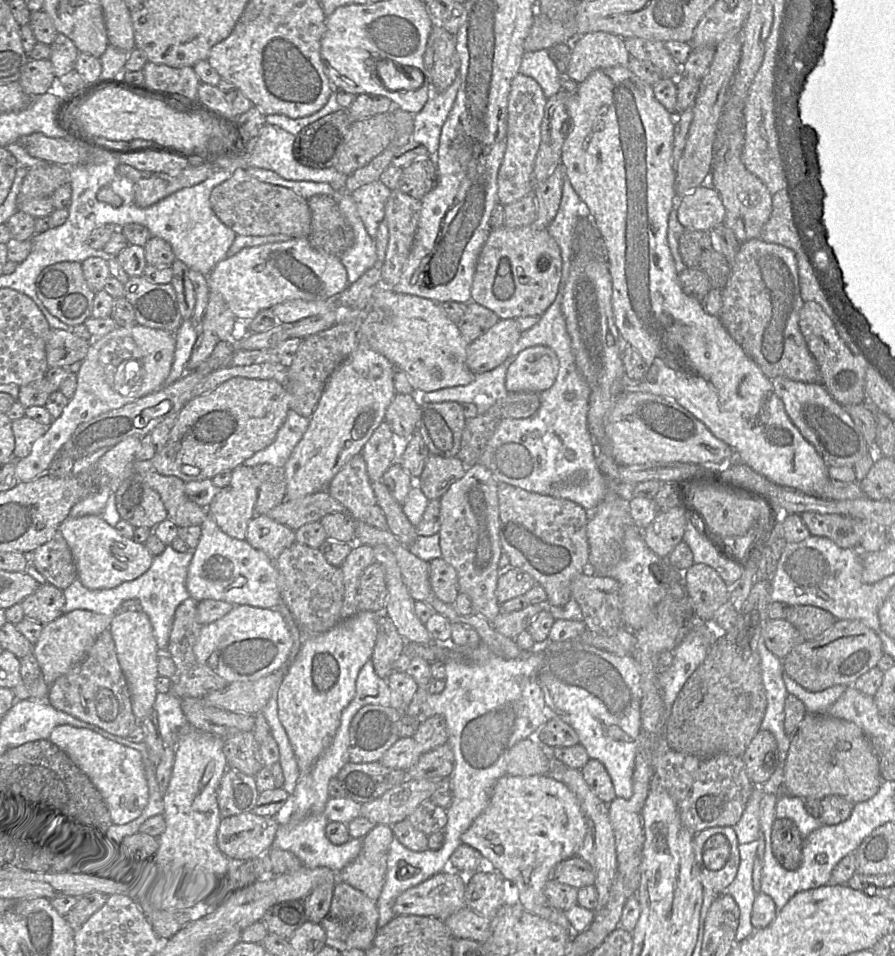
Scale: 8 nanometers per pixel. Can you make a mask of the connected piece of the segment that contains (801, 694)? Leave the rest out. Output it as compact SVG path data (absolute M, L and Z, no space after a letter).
M783 672L783 682L789 694L800 699L809 713L825 713L846 690L846 685L834 685L822 691L811 692L804 689Z

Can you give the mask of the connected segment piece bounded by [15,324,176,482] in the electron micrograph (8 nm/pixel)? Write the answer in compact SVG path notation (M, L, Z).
M138 324L117 326L110 333L93 338L76 374L77 386L72 399L60 417L54 419L45 434L34 443L29 456L15 461L18 482L29 482L46 473L80 424L160 389L170 373L175 346L175 334Z

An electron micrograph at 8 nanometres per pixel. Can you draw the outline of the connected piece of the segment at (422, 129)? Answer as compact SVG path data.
M459 71L457 77L452 84L443 92L436 92L429 81L429 98L424 107L414 115L414 129L412 133L412 141L425 146L430 157L436 157L439 148L440 134L443 124L454 104L458 88L460 86Z

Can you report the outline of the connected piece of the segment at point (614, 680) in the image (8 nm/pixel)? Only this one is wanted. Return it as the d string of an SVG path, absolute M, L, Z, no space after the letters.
M578 638L537 643L523 656L515 659L497 656L482 642L476 648L458 650L461 660L445 662L445 689L439 694L429 693L427 697L433 714L441 715L446 720L447 743L455 758L455 766L449 776L453 799L447 808L447 824L441 830L444 832L445 842L438 850L415 852L405 847L397 837L393 837L387 857L384 886L376 901L379 910L378 928L386 925L395 916L393 906L402 892L448 869L451 855L462 844L461 835L486 809L495 783L506 775L506 757L509 750L521 740L533 737L549 720L560 719L576 731L589 758L600 761L606 768L616 797L630 799L633 795L632 777L641 734L642 676L632 655L618 656L583 643Z

